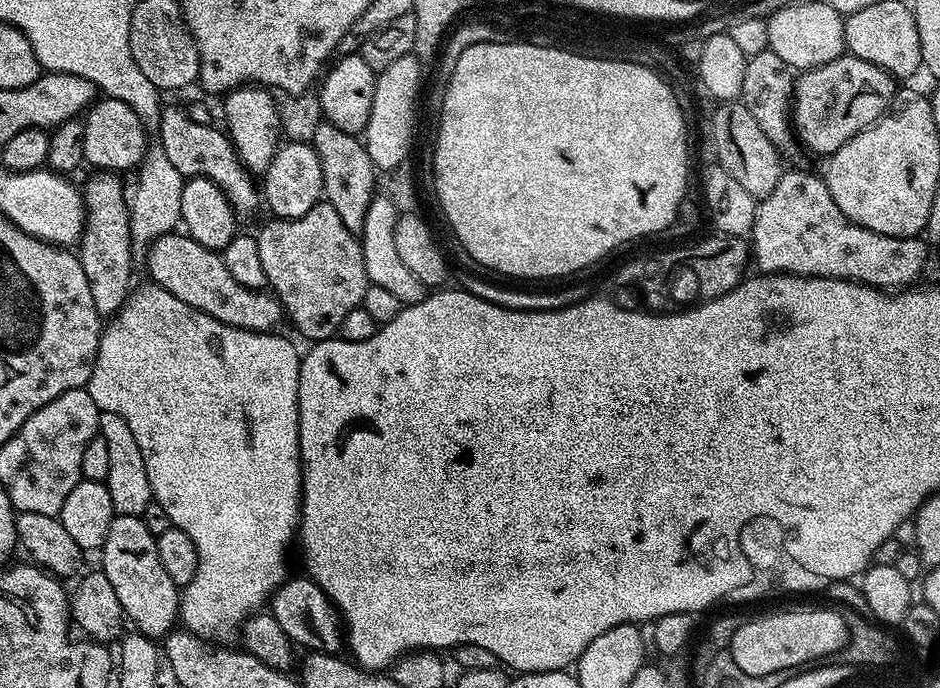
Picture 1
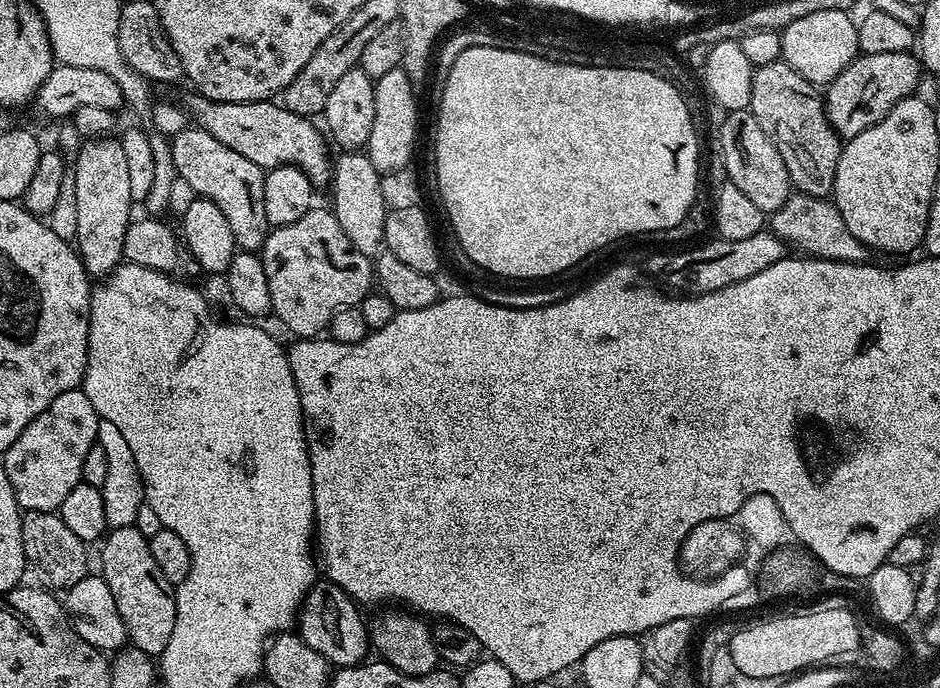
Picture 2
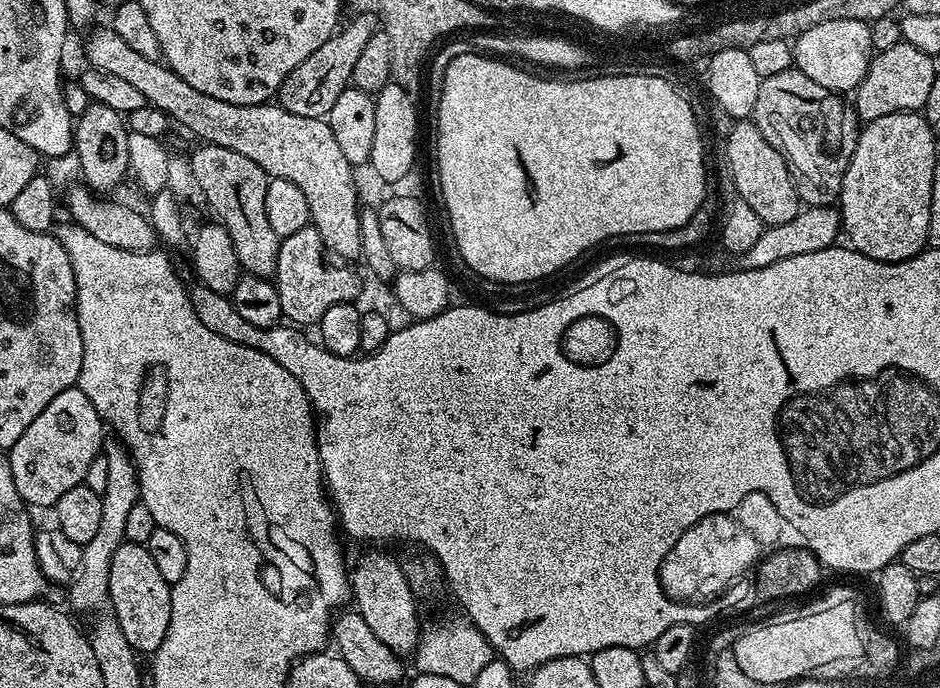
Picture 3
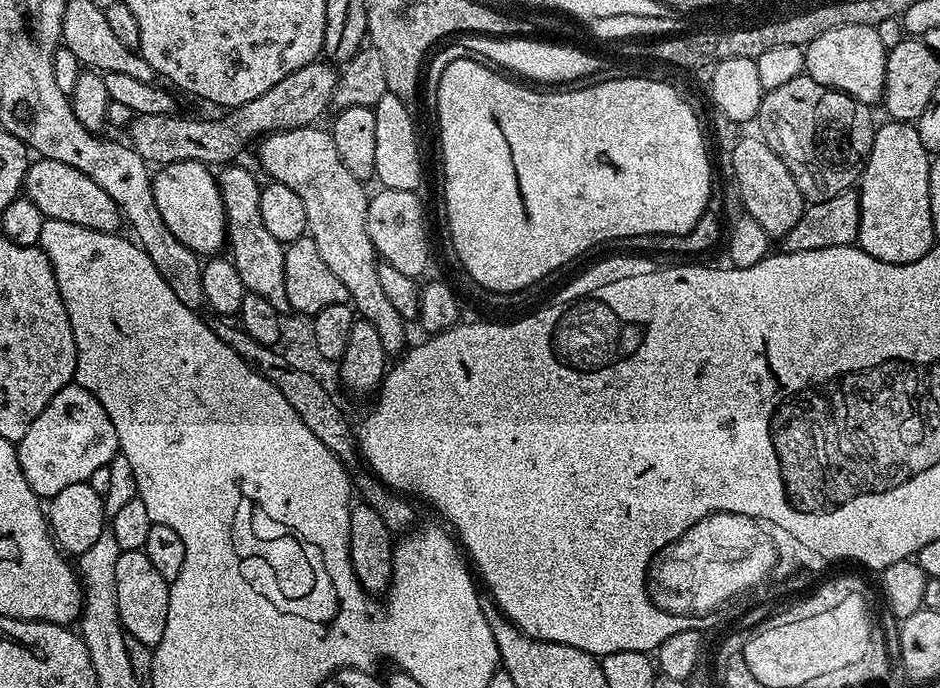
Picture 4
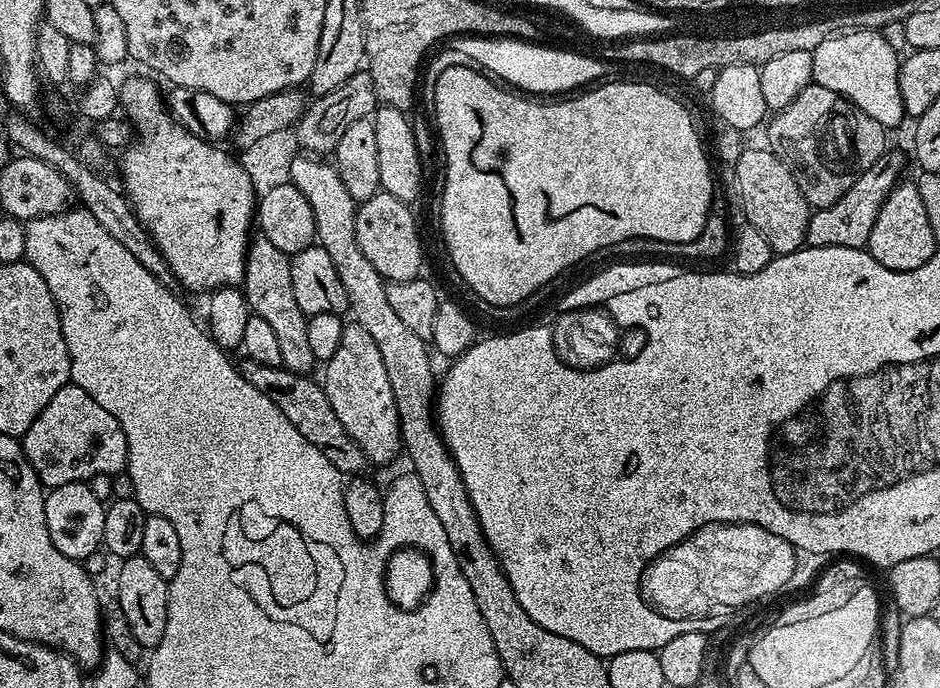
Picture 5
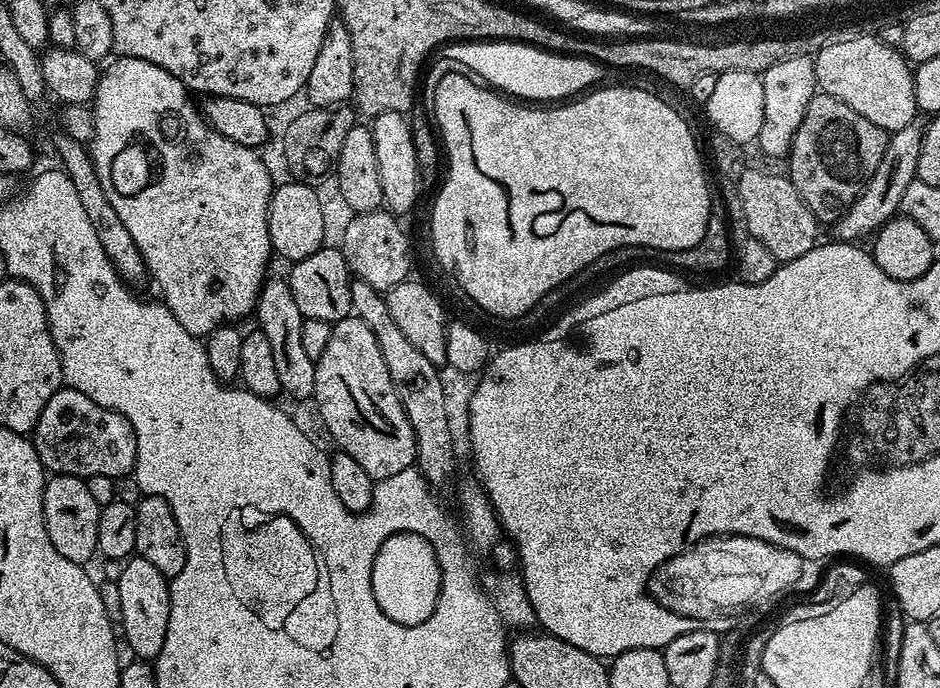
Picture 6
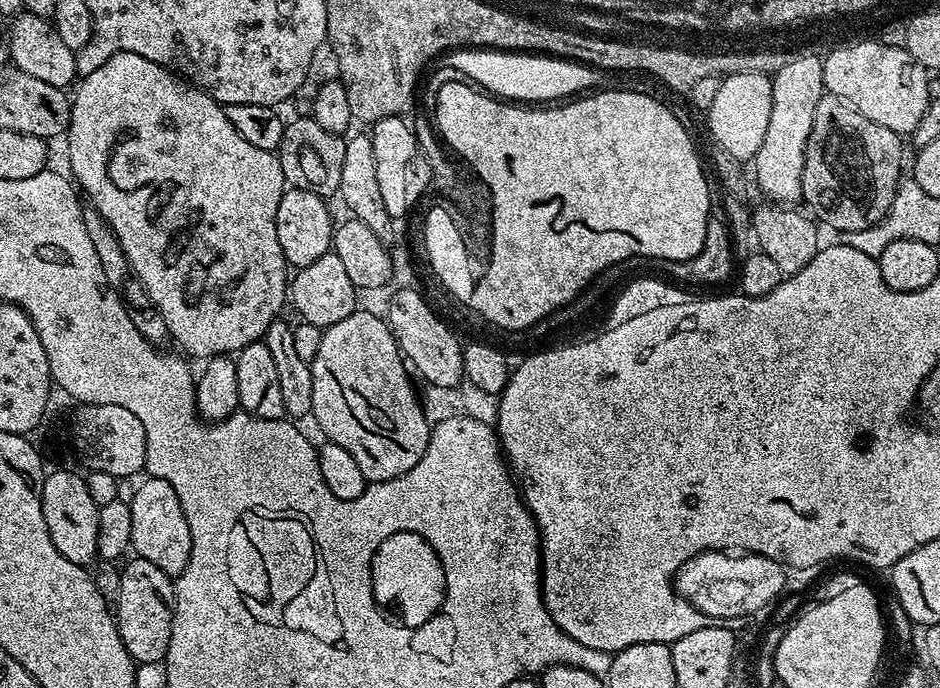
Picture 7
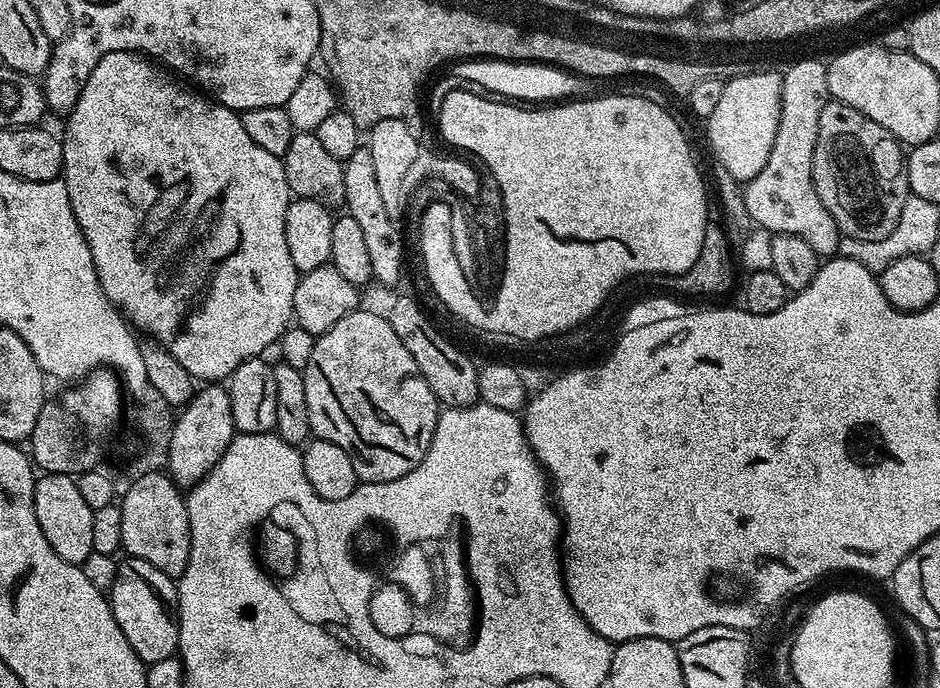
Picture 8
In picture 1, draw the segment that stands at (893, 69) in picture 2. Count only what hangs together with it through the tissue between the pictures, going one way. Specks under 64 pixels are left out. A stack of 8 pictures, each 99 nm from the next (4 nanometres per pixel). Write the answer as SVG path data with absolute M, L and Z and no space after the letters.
M845 54L834 62L826 62L821 68L810 68L799 73L794 84L794 132L812 152L821 158L827 158L837 152L850 138L857 136L864 128L875 124L881 116L892 107L892 97L898 91L897 81L886 70L874 66L870 62L862 62L862 58Z

